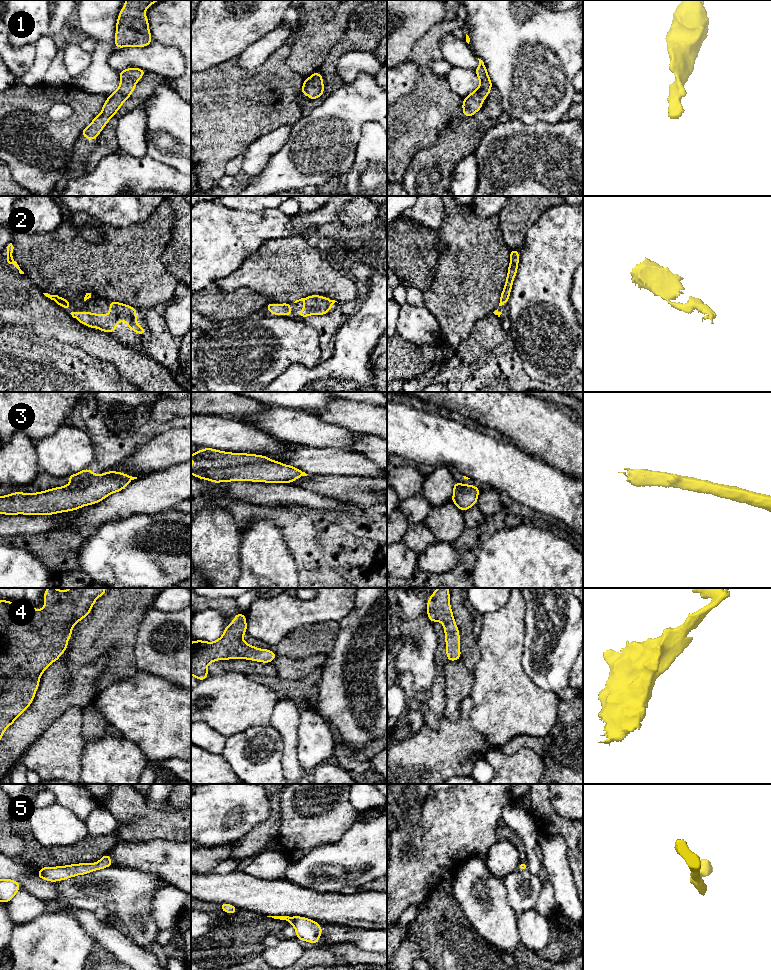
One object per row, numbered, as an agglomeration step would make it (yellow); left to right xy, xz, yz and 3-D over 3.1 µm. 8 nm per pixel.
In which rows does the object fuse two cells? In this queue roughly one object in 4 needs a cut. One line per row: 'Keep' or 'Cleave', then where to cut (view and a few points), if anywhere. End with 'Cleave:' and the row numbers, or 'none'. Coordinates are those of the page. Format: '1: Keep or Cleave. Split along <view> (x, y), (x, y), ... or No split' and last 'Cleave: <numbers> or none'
1: Keep. No split
2: Keep. No split
3: Keep. No split
4: Keep. No split
5: Keep. No split
Cleave: none

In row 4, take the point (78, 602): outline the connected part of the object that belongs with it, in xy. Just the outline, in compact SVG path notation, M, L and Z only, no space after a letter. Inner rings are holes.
M47 588L44 591L43 609L34 609L24 599L10 602L0 598L0 740L3 732L33 702L41 675L67 650L68 640L73 634L72 628L90 614L95 601L107 592L105 588L69 588L66 591Z

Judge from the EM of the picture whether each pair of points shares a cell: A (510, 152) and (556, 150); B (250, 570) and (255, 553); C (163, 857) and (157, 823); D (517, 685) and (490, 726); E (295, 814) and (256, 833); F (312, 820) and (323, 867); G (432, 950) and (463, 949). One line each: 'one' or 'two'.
A: one
B: one
C: two
D: one
E: two
F: two
G: one

